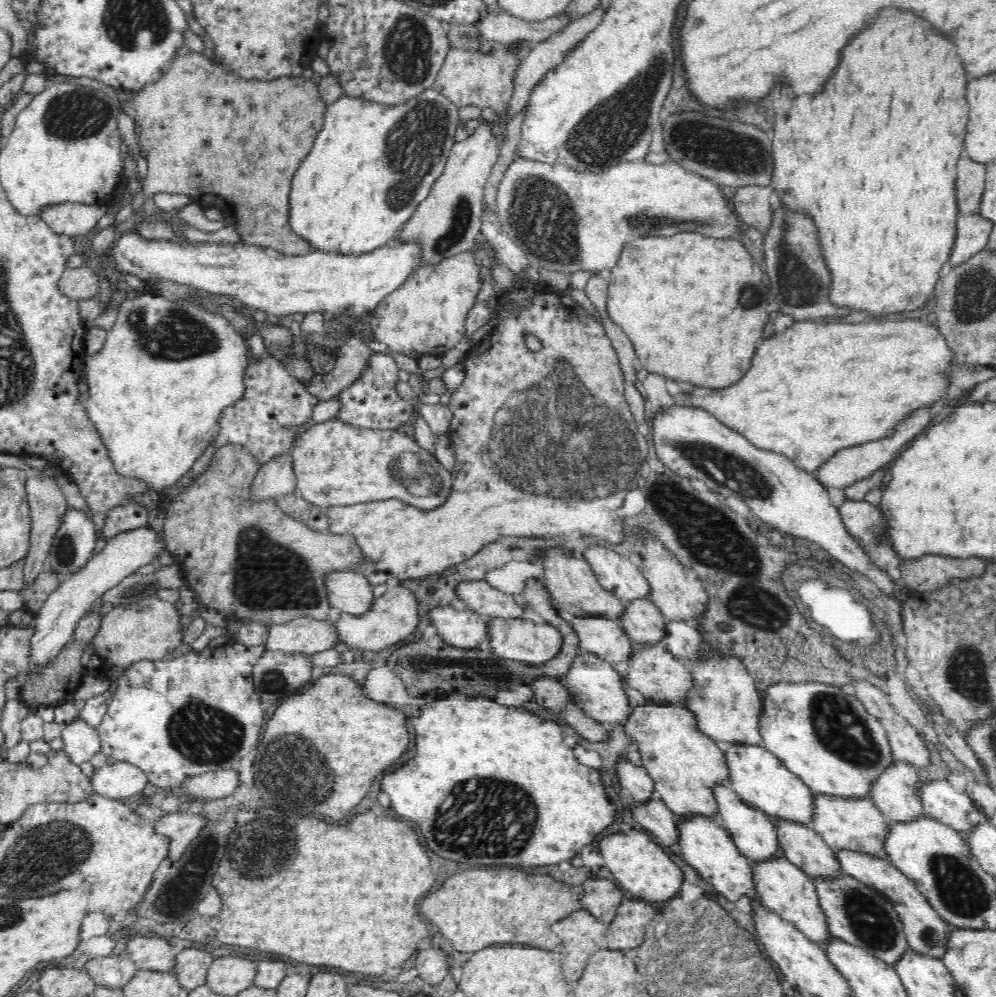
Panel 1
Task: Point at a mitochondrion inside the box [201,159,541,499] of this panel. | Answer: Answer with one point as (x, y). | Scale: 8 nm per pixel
(455, 232)

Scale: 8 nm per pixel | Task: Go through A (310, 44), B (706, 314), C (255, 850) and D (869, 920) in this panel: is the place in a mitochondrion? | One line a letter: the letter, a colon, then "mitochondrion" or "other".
A: other
B: other
C: mitochondrion
D: mitochondrion

